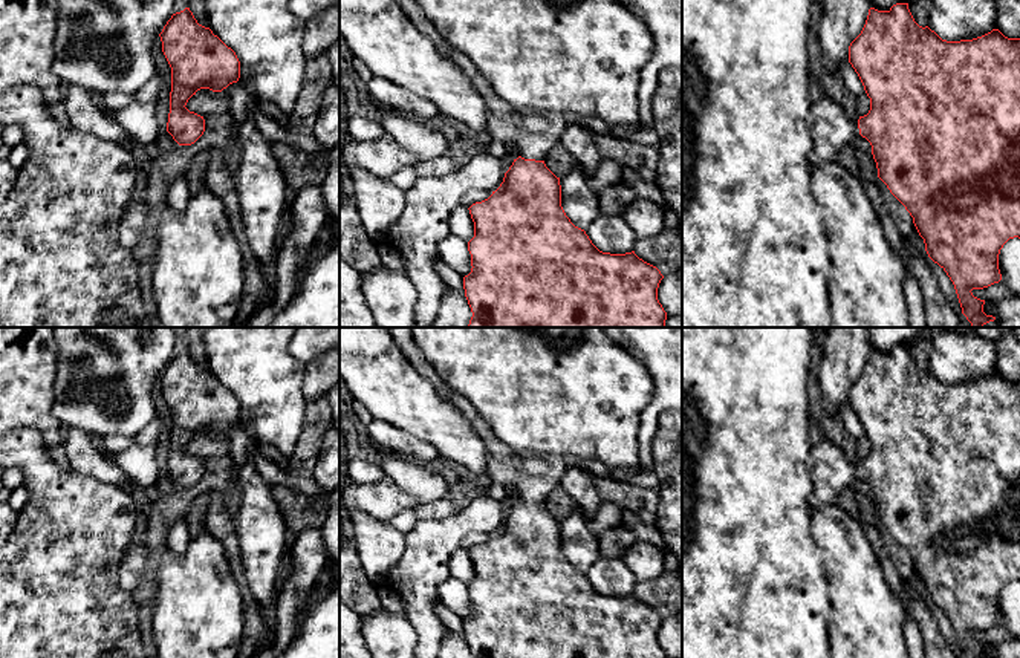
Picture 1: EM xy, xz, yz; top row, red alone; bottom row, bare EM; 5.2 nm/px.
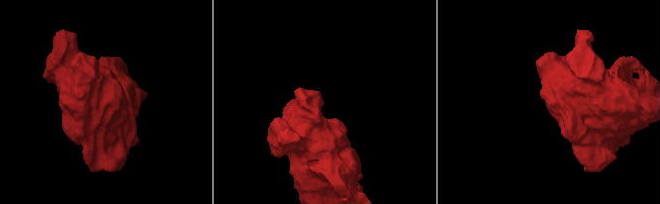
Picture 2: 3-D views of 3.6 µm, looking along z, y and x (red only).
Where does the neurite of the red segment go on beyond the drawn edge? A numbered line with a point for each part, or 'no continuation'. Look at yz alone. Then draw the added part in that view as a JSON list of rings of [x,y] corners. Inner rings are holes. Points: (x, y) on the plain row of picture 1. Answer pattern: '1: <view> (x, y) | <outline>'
1: yz (832, 472) | [[[829,439],[820,441],[810,451],[812,494],[809,505],[818,510],[833,505],[836,497],[859,477],[858,464]]]

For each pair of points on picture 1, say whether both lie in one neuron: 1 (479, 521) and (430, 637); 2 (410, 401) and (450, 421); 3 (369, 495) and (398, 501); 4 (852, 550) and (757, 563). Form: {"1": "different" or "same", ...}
{"1": "same", "2": "same", "3": "same", "4": "different"}

